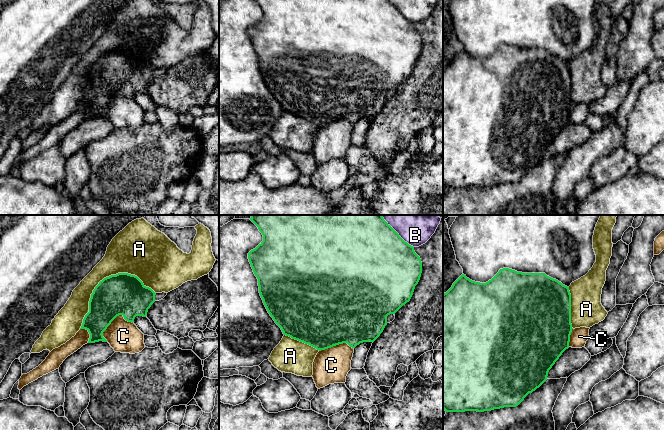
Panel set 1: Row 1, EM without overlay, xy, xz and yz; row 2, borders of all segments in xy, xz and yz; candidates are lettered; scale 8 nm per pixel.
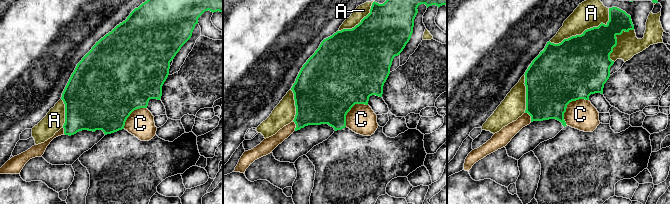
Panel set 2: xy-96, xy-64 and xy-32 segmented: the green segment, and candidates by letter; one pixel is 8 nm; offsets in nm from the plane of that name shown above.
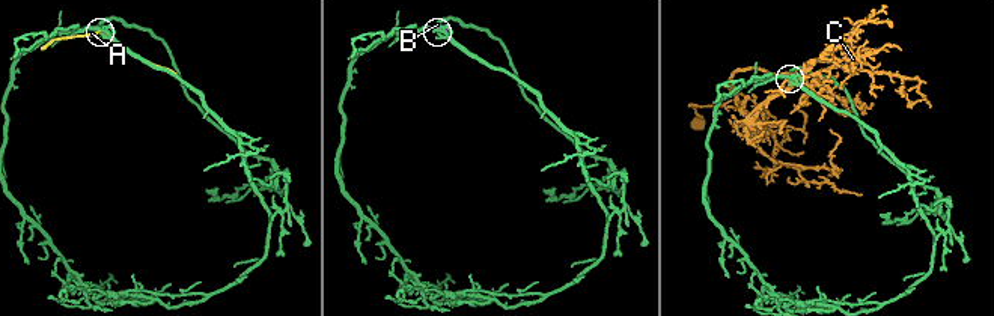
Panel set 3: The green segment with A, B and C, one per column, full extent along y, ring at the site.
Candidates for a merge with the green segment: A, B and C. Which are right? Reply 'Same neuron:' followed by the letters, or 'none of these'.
Same neuron: none of these

